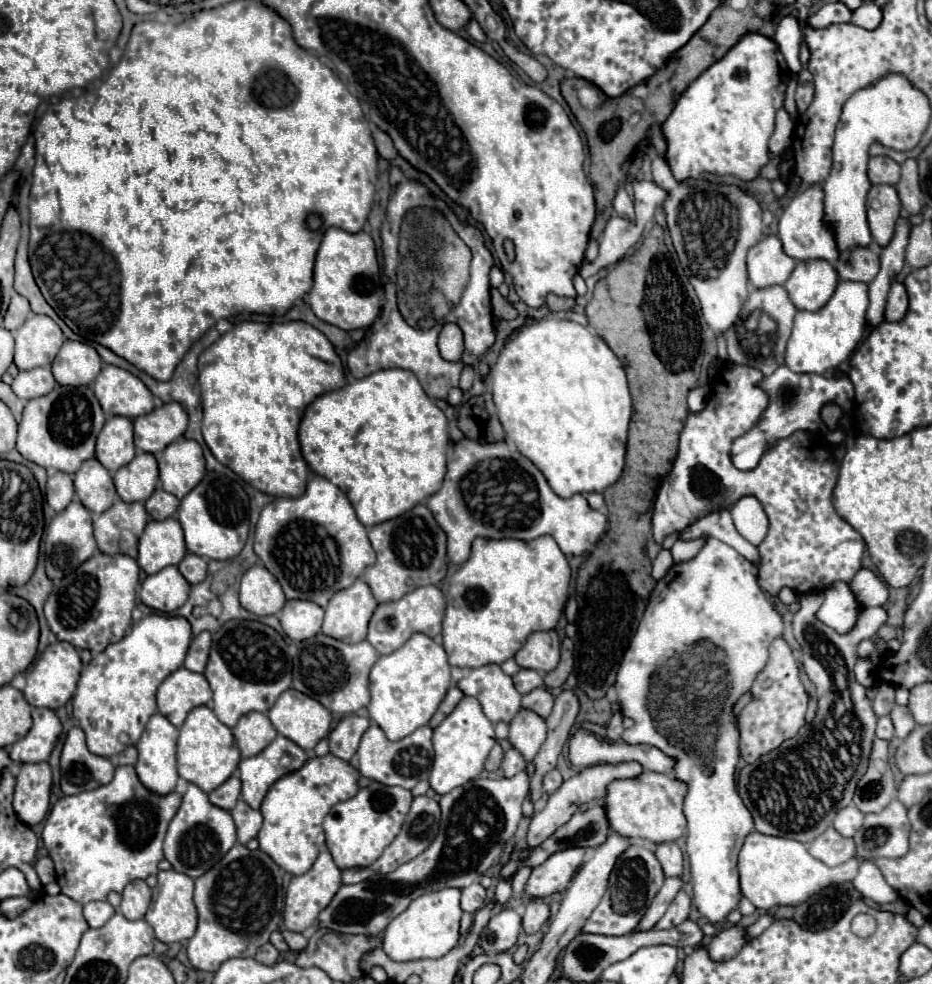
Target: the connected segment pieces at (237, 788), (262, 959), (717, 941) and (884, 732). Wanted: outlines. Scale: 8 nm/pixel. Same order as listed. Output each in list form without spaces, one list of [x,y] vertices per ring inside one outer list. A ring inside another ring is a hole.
[[[231,775],[223,785],[219,785],[215,791],[209,793],[209,801],[221,809],[231,811],[241,797],[241,781],[237,775]]]
[[[267,943],[267,945],[263,945],[263,947],[257,951],[255,959],[257,959],[259,963],[263,963],[263,965],[273,965],[273,963],[277,963],[277,959],[279,959],[279,951],[277,951],[271,943]]]
[[[733,925],[733,927],[727,927],[727,929],[719,931],[709,941],[707,947],[709,947],[711,959],[727,961],[727,959],[733,959],[747,941],[749,941],[747,939],[747,929],[741,927],[741,925]]]
[[[889,715],[879,717],[879,721],[877,721],[877,737],[887,739],[887,741],[893,737],[893,723],[891,723]]]

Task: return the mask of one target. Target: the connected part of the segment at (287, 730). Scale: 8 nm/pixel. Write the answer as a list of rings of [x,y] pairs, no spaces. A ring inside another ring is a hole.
[[[287,689],[267,715],[277,733],[291,739],[305,751],[311,751],[329,735],[333,721],[331,713],[319,701],[295,689]]]

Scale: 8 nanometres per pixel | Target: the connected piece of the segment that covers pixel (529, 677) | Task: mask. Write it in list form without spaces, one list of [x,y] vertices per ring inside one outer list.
[[[521,669],[519,673],[513,675],[513,685],[521,695],[531,693],[537,687],[543,687],[543,677],[537,671],[531,669]]]

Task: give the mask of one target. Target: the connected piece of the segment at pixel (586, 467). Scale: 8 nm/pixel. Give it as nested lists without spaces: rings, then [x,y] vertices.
[[[543,319],[511,337],[491,367],[491,395],[507,439],[549,481],[559,497],[605,491],[624,469],[631,397],[623,363],[587,327],[565,319]]]

